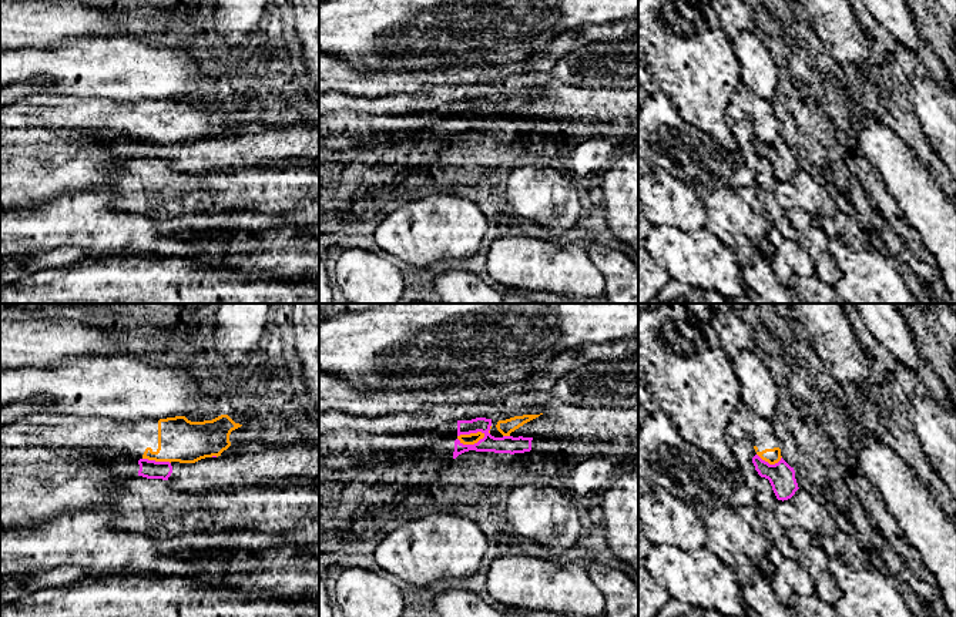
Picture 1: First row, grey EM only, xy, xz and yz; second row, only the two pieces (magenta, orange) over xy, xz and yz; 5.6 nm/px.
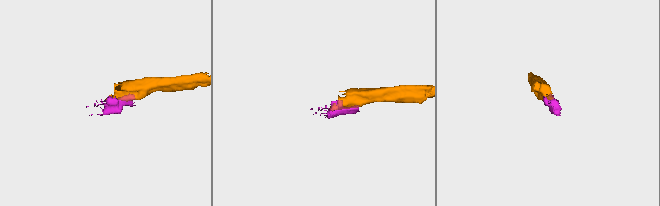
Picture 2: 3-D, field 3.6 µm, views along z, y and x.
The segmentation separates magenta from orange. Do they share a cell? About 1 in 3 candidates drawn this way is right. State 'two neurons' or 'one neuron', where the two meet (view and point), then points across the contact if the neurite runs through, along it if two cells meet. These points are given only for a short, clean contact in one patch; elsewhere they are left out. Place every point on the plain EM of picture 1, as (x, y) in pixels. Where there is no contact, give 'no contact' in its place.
two neurons | xz (470, 113) | along xz (485, 114), (463, 114), (458, 120)

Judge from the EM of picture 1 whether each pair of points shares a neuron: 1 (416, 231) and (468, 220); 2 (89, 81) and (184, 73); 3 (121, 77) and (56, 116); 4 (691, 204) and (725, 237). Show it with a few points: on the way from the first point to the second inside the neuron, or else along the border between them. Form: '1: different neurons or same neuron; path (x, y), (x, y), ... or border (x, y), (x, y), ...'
1: same neuron; path (429, 230), (455, 227)
2: same neuron; path (113, 73), (160, 73)
3: different neurons; border (57, 93), (111, 97), (123, 101)
4: different neurons; border (708, 221), (704, 225)

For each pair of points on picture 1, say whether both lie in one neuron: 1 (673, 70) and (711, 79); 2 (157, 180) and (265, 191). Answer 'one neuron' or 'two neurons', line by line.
1: one neuron
2: one neuron

